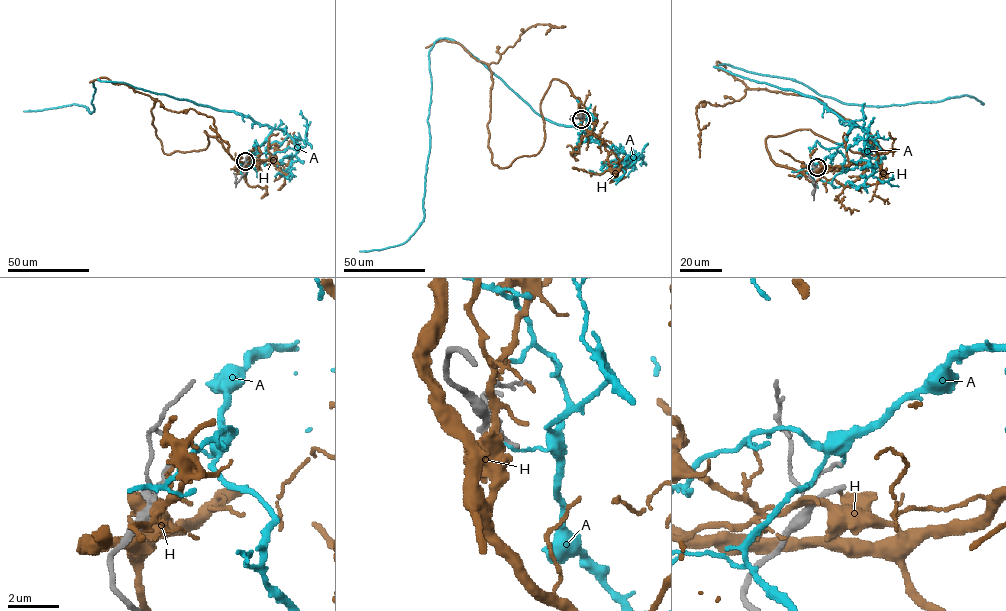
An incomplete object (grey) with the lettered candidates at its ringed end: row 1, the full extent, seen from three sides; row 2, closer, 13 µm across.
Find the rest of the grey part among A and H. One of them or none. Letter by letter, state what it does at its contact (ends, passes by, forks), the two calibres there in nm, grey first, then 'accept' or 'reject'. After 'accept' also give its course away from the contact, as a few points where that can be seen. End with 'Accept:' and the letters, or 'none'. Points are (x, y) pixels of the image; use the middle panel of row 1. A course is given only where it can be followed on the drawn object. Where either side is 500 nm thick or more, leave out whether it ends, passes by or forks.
A: it ends; calibres 120 and 120 nm; reject
H: it ends; calibres 260 and 360 nm; reject
Accept: none

